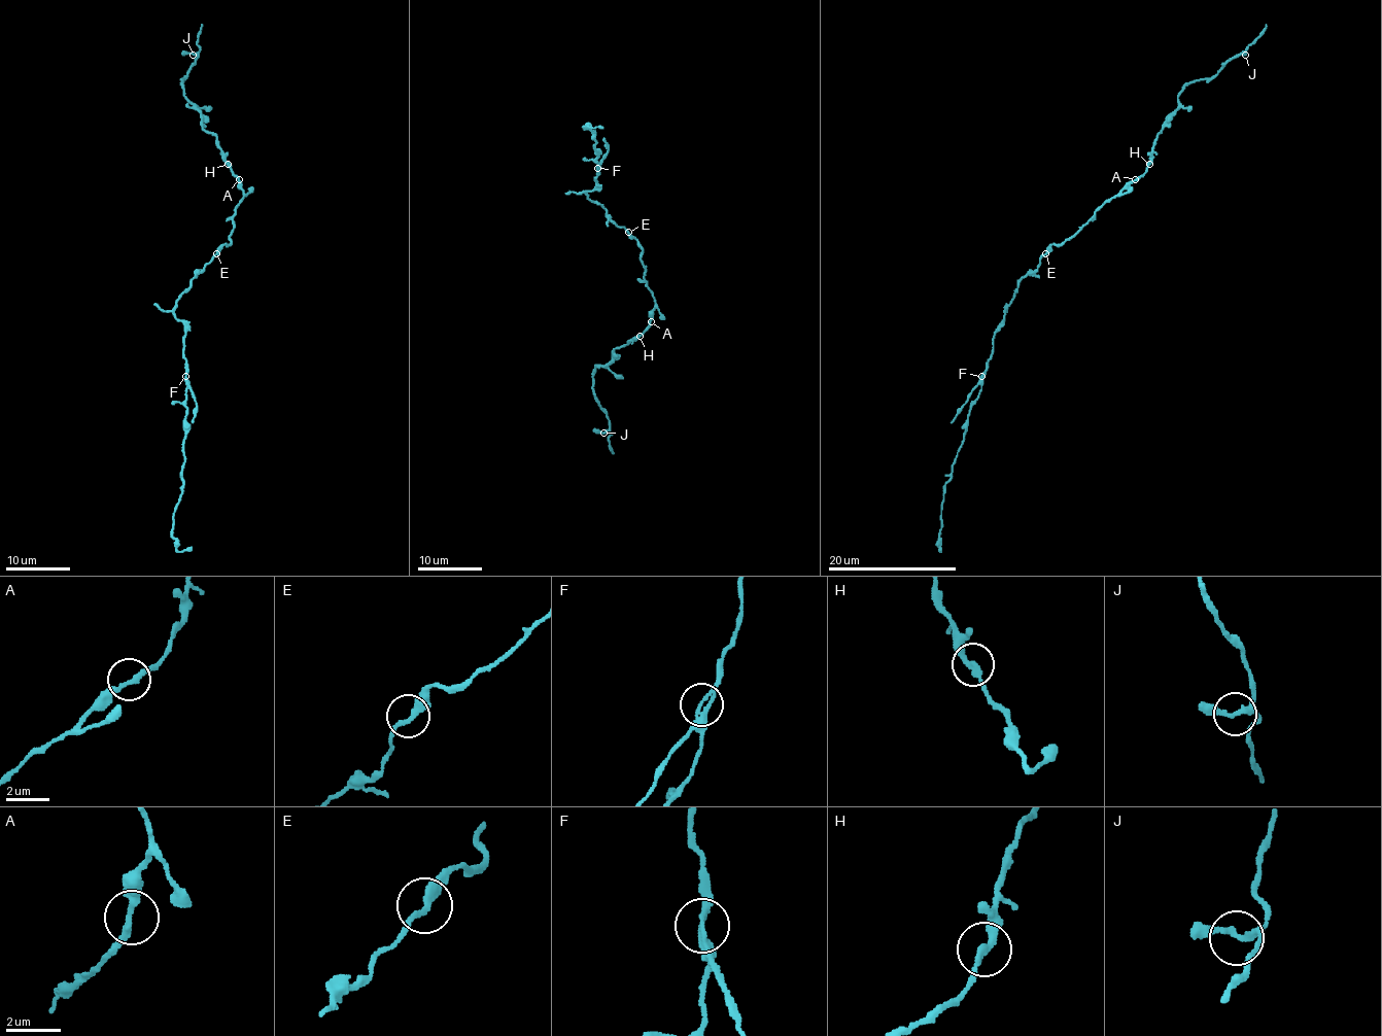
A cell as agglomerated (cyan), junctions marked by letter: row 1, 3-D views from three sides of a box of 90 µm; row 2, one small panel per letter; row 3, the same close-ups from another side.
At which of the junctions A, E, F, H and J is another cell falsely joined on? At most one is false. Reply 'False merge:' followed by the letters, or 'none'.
False merge: F

